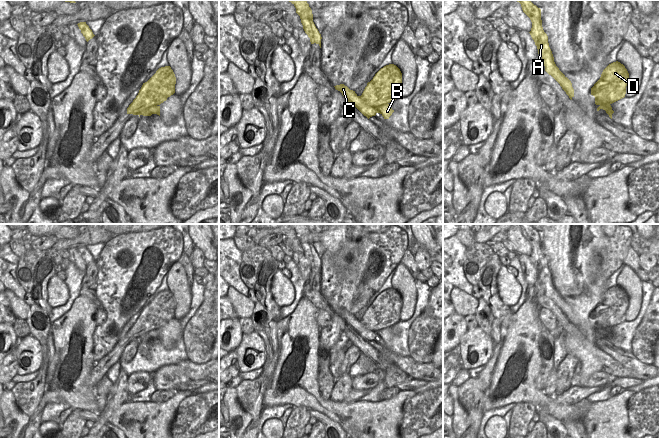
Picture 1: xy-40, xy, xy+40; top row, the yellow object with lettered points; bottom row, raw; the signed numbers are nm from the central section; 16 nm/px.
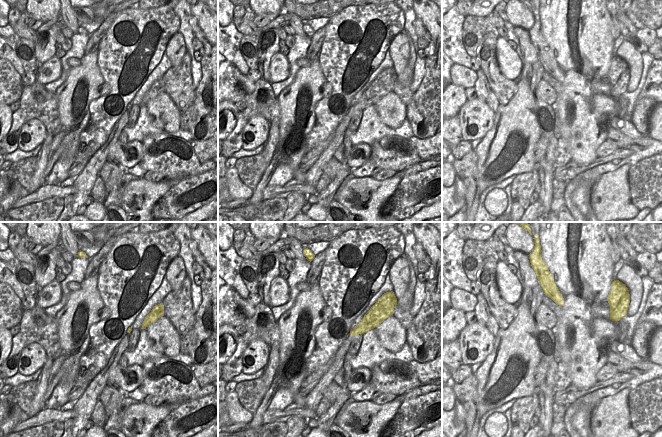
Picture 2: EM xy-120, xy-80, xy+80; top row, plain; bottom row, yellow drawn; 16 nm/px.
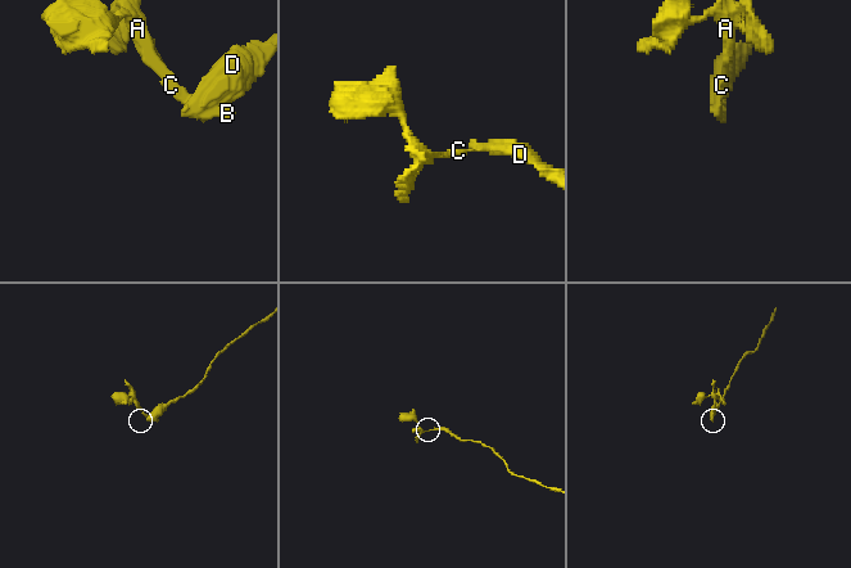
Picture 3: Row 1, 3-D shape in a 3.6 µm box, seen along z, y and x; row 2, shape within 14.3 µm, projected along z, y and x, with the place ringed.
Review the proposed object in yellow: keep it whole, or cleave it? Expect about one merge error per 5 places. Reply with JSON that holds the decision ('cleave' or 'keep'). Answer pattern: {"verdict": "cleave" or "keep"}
{"verdict": "cleave"}

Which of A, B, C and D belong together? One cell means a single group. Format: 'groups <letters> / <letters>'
groups A B C / D

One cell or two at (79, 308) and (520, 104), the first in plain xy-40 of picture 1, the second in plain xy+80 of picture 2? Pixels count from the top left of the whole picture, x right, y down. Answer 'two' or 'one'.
one

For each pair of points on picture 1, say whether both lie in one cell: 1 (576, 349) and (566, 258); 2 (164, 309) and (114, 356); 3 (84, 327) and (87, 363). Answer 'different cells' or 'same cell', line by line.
1: same cell
2: same cell
3: same cell

